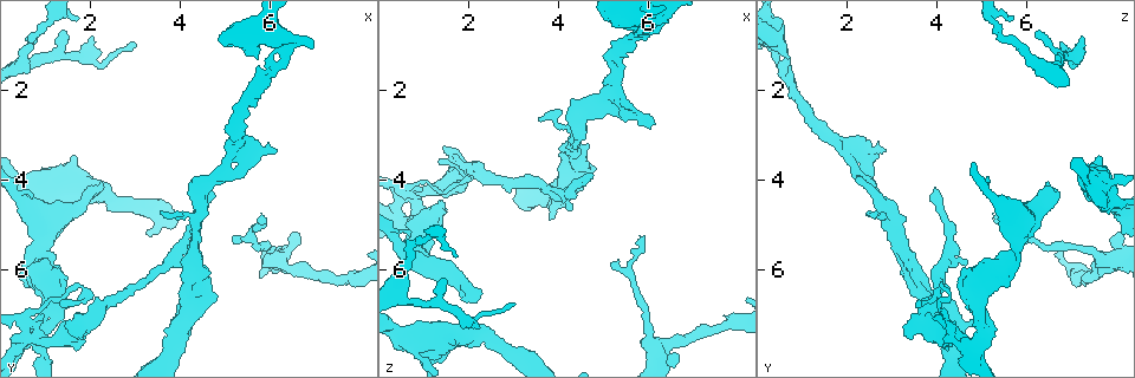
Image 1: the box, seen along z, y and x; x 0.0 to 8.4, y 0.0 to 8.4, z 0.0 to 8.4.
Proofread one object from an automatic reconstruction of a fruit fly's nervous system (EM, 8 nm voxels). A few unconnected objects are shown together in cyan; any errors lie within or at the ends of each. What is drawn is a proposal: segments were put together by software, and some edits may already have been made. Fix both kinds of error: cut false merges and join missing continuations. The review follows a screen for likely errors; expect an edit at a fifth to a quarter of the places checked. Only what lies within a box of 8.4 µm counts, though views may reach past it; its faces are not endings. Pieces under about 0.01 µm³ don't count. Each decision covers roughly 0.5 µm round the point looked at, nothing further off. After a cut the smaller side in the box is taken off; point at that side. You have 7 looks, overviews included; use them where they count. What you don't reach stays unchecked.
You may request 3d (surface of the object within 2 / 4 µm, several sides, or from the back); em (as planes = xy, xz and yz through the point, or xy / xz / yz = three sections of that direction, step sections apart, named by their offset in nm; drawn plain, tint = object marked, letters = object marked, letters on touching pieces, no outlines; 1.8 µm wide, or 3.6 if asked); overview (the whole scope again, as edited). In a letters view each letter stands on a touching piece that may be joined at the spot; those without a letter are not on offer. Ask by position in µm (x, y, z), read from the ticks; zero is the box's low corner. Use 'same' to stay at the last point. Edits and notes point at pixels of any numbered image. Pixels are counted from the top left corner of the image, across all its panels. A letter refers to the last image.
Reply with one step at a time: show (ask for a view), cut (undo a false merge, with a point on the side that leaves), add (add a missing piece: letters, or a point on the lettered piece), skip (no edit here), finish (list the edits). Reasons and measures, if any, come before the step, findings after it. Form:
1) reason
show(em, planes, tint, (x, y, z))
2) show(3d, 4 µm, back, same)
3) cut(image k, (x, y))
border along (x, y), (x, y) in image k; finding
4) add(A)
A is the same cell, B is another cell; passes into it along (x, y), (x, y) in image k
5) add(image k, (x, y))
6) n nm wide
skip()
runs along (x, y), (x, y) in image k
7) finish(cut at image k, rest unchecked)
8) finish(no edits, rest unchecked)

narrows sharply
show(em, 3.6 µm, yz, step 16, tint, (0.80, 4.05, 7.50))

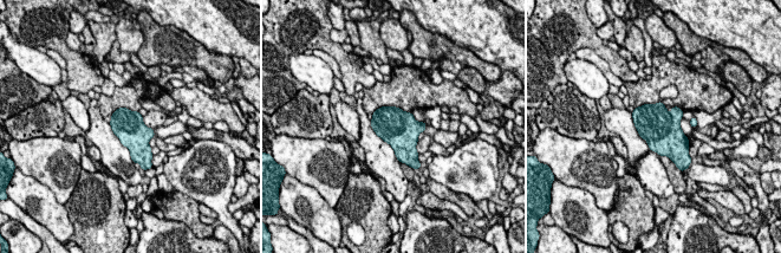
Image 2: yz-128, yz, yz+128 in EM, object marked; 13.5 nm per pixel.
cut it another way
show(em, 3.6 µm, planes, letters, same)

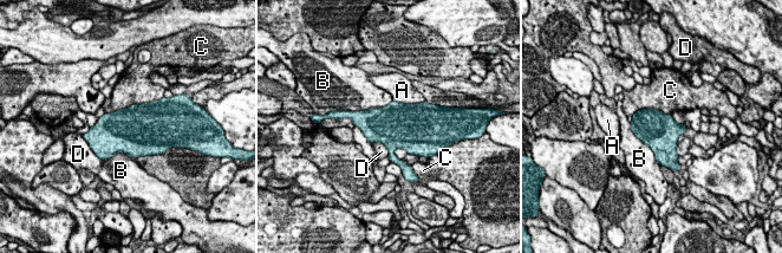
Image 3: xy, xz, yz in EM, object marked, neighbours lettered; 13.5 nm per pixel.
500 nm wide
skip()
A, B, C and D are other cells; border along (371, 142), (380, 142), (389, 155) in image 3; all the same cell

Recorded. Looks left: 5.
thick end
show(3d, 2 µm, (5.75, 1.30, 0.70))

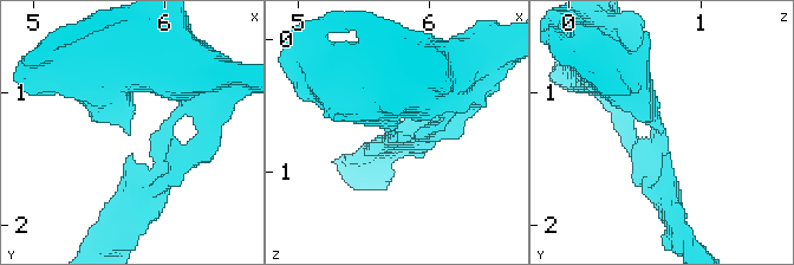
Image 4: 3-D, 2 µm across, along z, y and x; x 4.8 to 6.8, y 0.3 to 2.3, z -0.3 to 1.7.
show(em, xz, step 16, tint, (5.72, 1.32, 0.72))

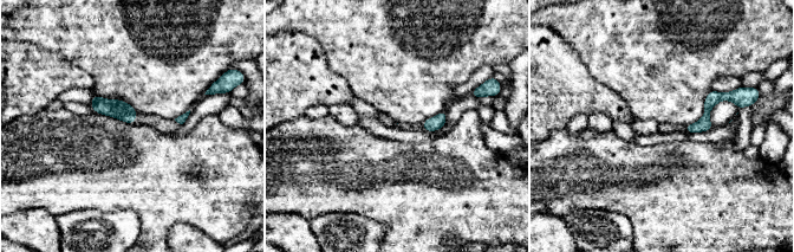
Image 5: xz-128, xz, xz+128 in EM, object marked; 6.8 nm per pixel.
another direction
show(em, planes, letters, same)

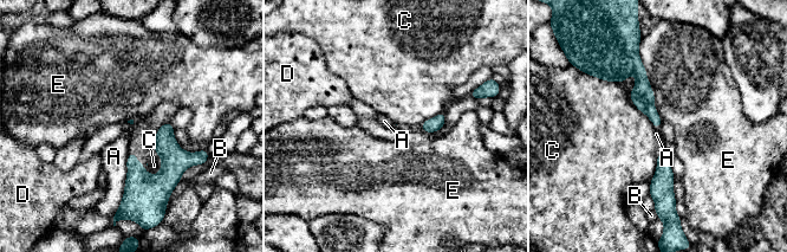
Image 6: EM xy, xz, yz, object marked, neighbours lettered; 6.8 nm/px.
C touches over 550 nm
skip()
A, B, C, D and E are other cells; runs along (636, 63), (642, 96), (657, 124) in image 6; none of them fits

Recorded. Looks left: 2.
show(em, xy, step 4, tint, (4.45, 4.80, 2.90))

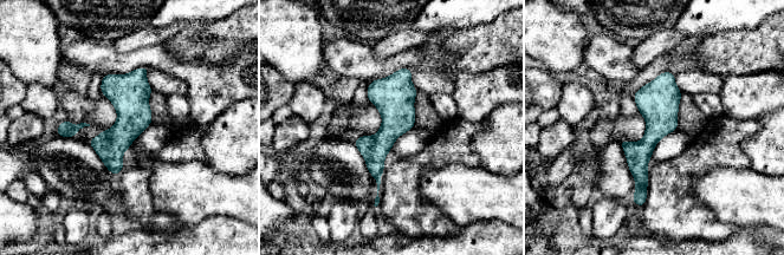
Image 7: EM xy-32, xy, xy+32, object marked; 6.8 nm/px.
another direction
show(em, planes, letters, same)

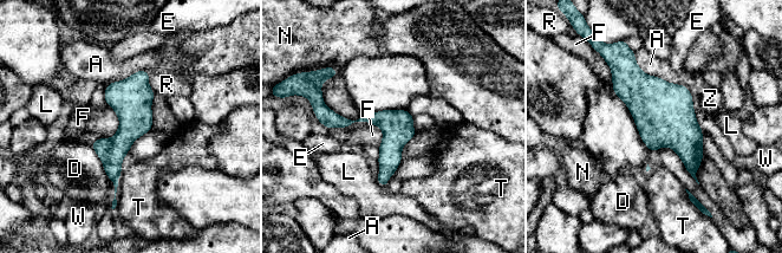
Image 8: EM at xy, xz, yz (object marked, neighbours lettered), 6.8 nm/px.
D touches over 460 nm
skip()
A, D, E, F, L, N, R, T, W and Z are other cells; continuous, no second cell

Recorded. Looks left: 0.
finish(no edits, rest unchecked)

